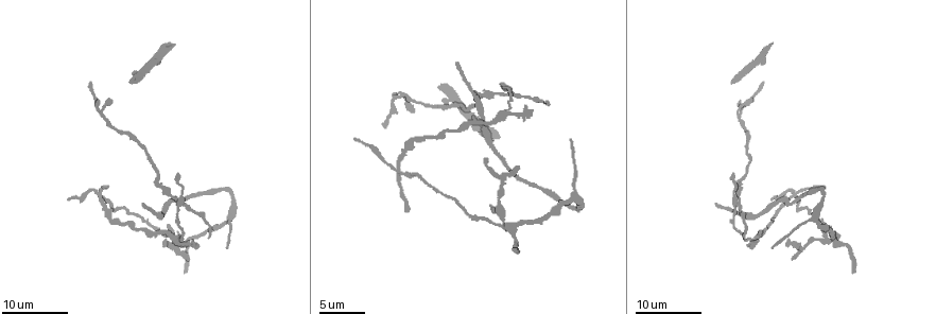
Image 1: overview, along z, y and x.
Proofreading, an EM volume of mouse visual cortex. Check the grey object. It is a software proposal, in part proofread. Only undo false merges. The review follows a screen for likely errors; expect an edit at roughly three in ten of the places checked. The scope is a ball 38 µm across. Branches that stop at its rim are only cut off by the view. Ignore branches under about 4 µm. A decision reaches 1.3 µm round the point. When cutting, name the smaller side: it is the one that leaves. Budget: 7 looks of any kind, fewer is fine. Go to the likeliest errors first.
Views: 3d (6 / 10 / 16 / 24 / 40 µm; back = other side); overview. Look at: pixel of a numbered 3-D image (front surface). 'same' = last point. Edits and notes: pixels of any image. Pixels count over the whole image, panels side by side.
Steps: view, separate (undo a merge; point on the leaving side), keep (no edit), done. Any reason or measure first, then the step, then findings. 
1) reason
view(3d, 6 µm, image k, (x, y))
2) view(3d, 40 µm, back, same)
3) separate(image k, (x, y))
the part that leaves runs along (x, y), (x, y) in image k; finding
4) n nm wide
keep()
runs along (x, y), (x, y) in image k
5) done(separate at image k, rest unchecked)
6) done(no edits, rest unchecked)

four or more arms meet
view(3d, 16 µm, image 1, (500, 219))

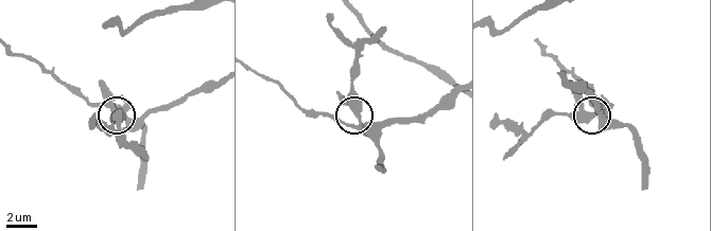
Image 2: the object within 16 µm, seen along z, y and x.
closer look
view(3d, 6 µm, image 2, (358, 116))

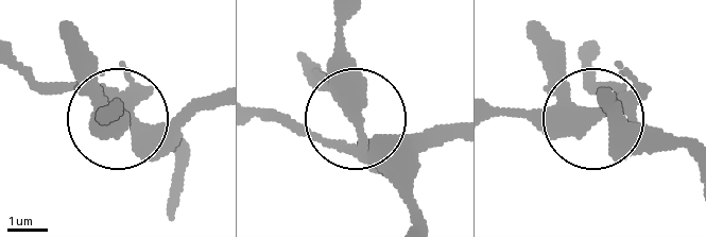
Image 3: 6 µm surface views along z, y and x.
side arm 9 µm
separate(image 3, (569, 108))
the part that leaves runs along (629, 106), (500, 116) in image 3; a second neuron is stuck on

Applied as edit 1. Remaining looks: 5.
four-way junction
view(3d, 16 µm, image 1, (99, 192))

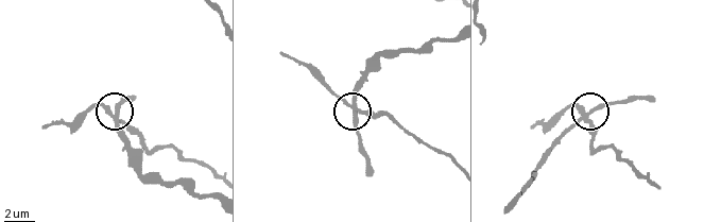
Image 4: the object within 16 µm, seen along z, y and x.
view(3d, 6 µm, image 4, (115, 115))

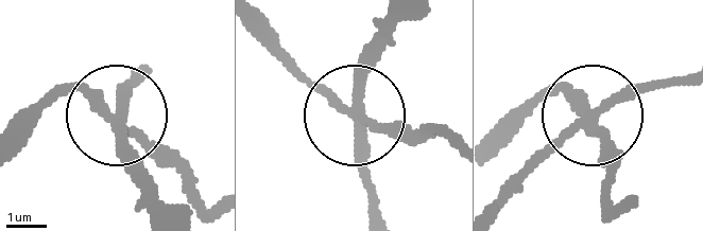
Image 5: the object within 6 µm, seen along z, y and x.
side arm 7 µm
separate(image 5, (126, 161))
the part that leaves runs along (124, 126), (124, 163), (151, 214) in image 5; two neurons meet here

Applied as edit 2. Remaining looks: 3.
see it whole again
view(overview)

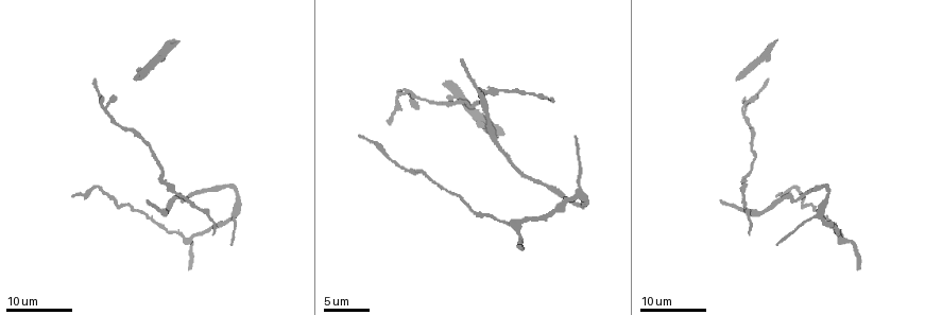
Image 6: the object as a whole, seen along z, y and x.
three arms meet
view(3d, 24 µm, image 6, (237, 213))

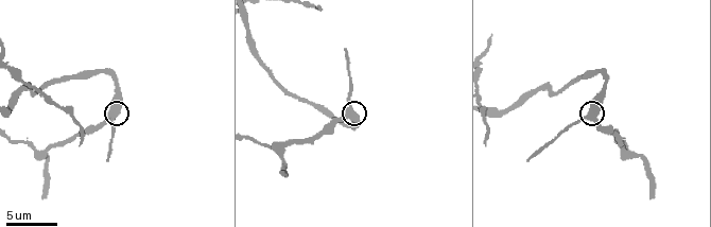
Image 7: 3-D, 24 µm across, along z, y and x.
closer look
view(3d, 10 µm, image 7, (352, 112))

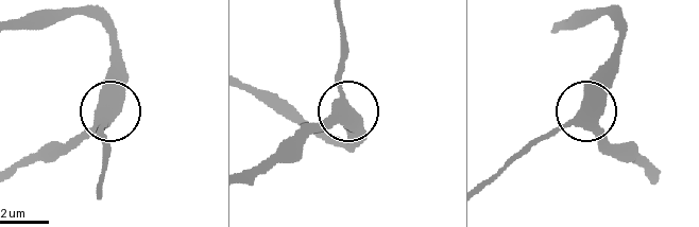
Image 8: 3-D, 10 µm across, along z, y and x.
460 nm wide
keep()
runs along (13, 173), (55, 159), (108, 115), (104, 153) in image 8; all the same neuron

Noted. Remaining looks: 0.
done(separate at image 3, separate at image 5, rest unchecked)

